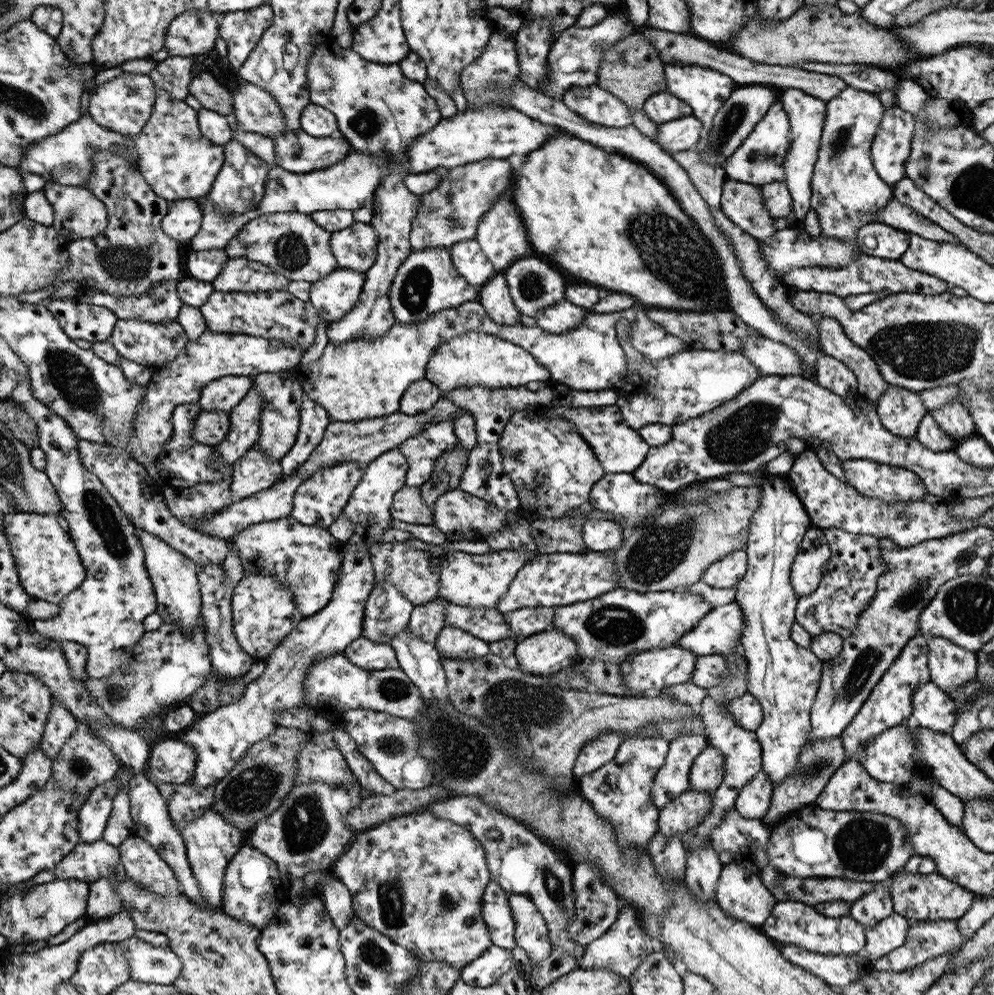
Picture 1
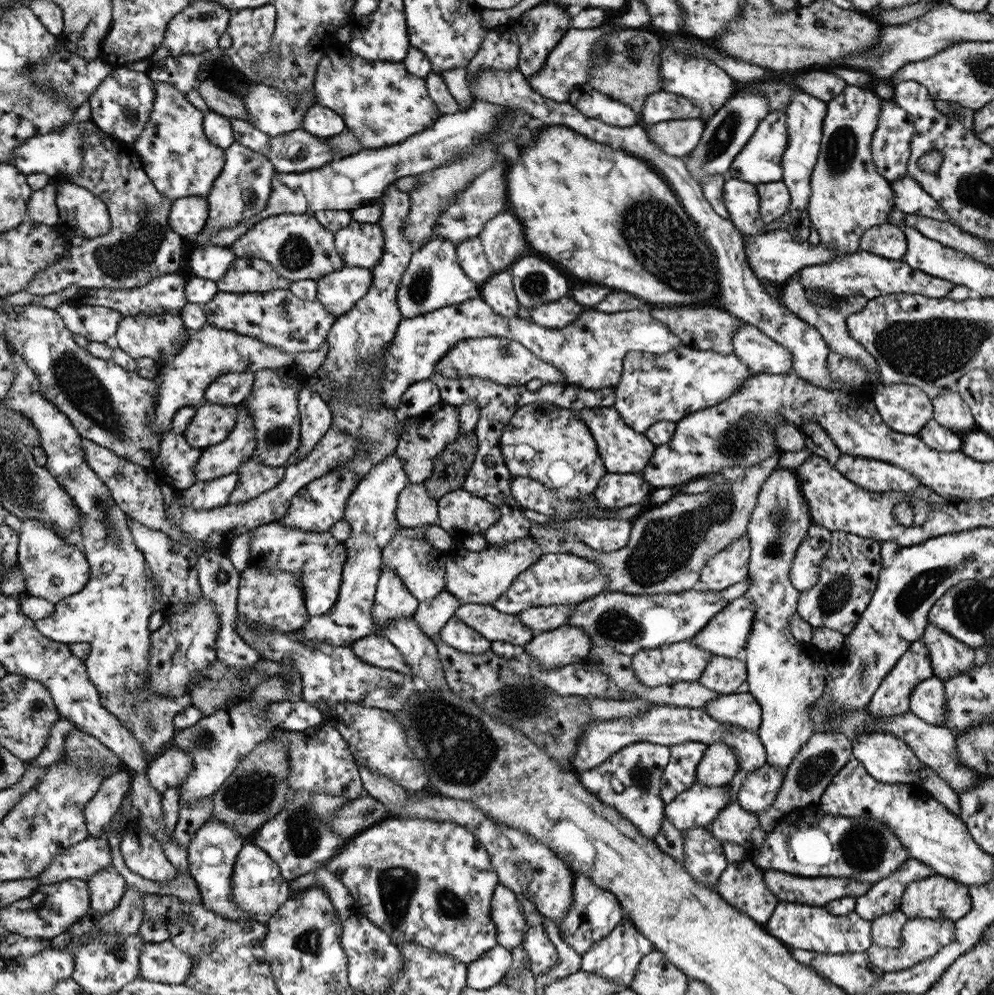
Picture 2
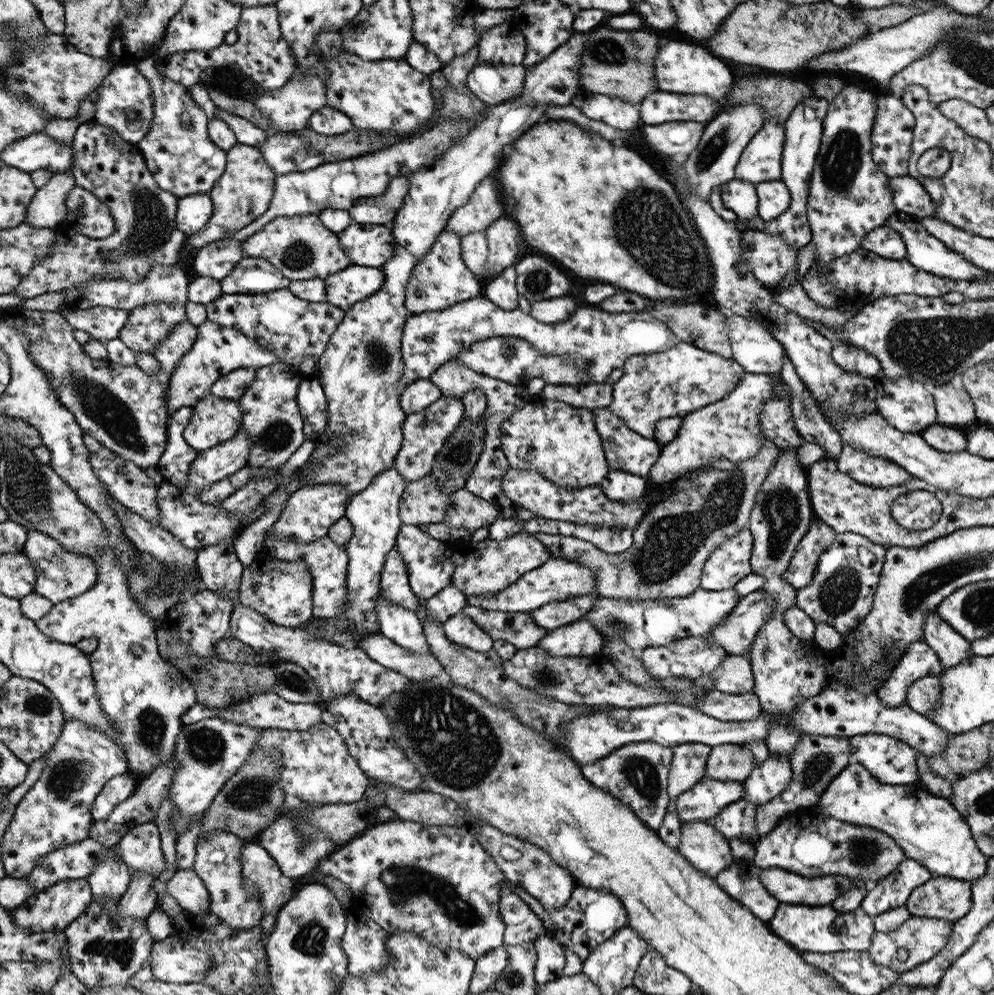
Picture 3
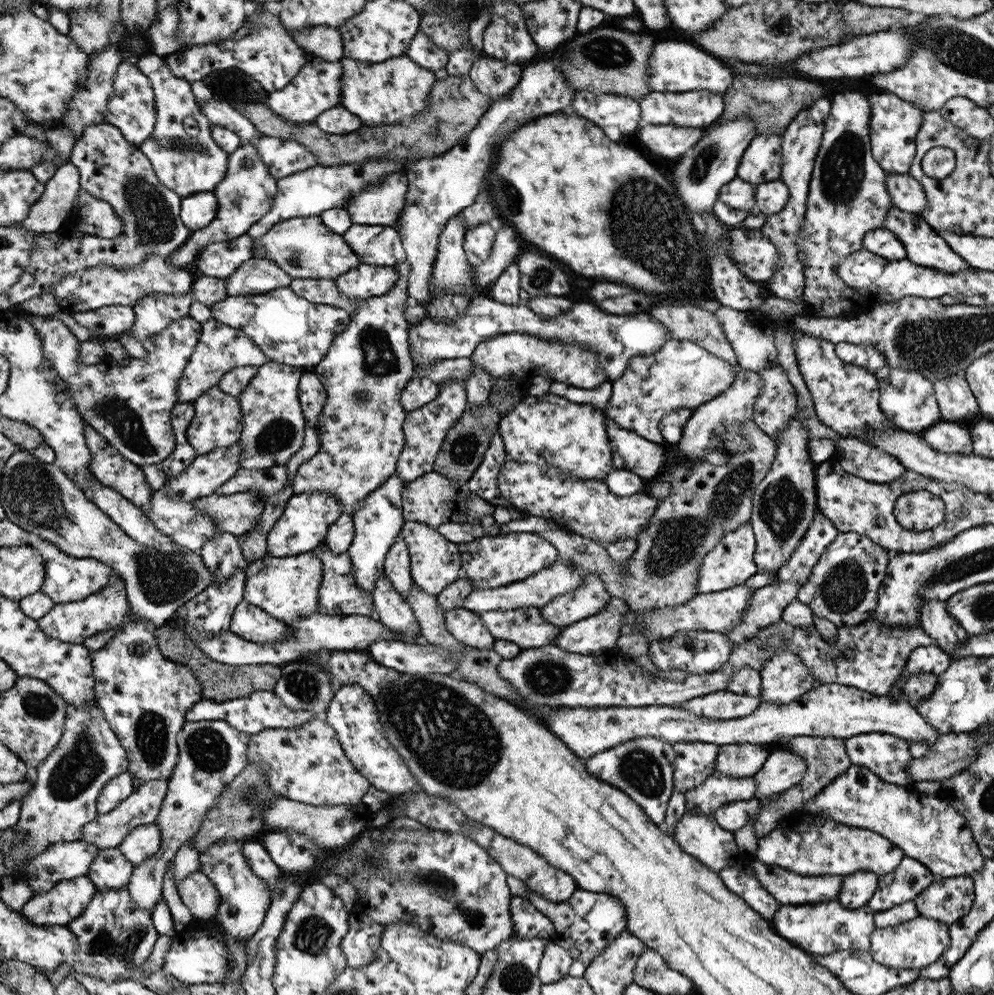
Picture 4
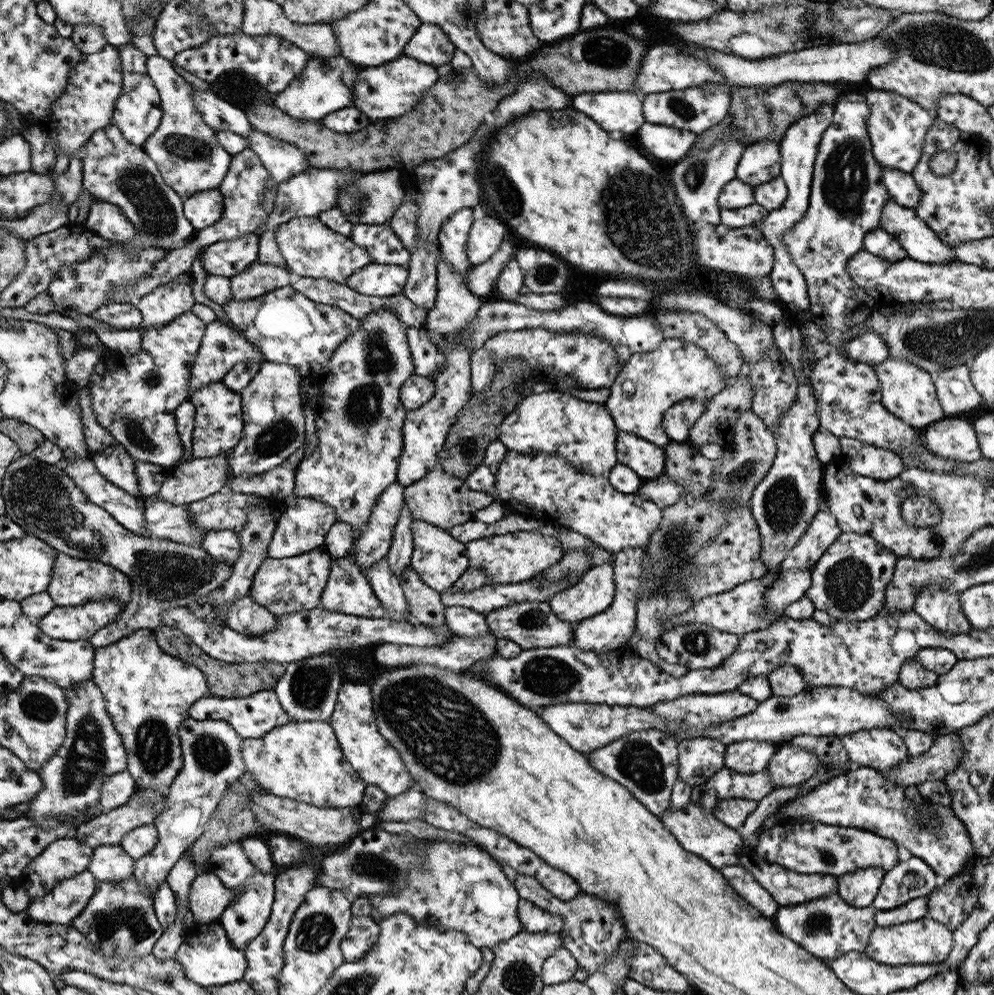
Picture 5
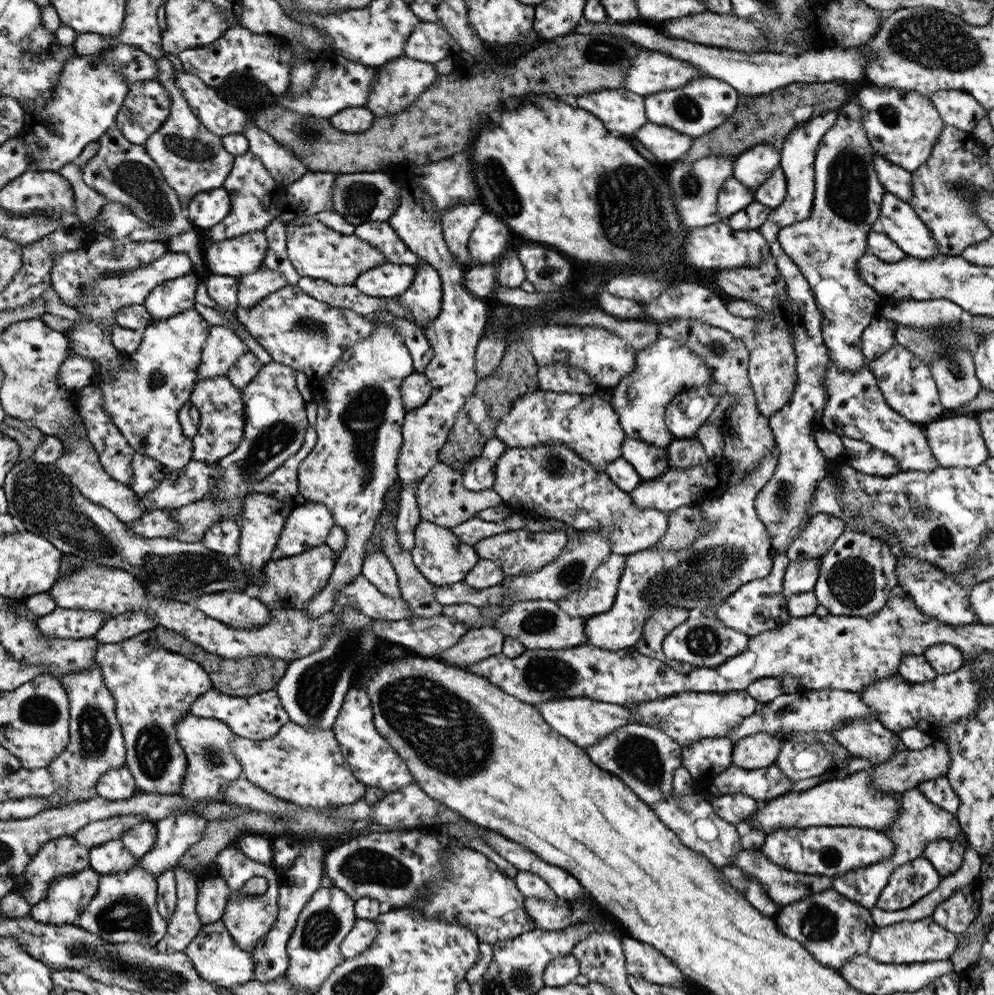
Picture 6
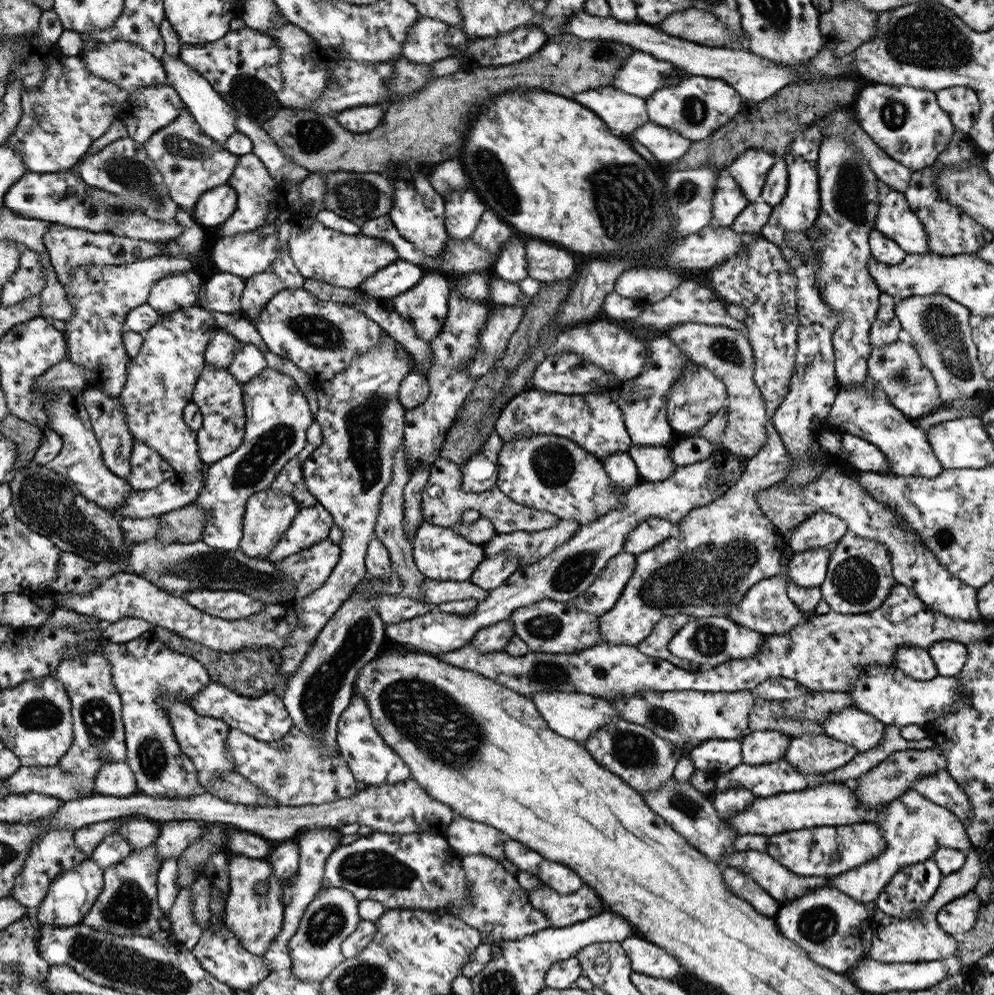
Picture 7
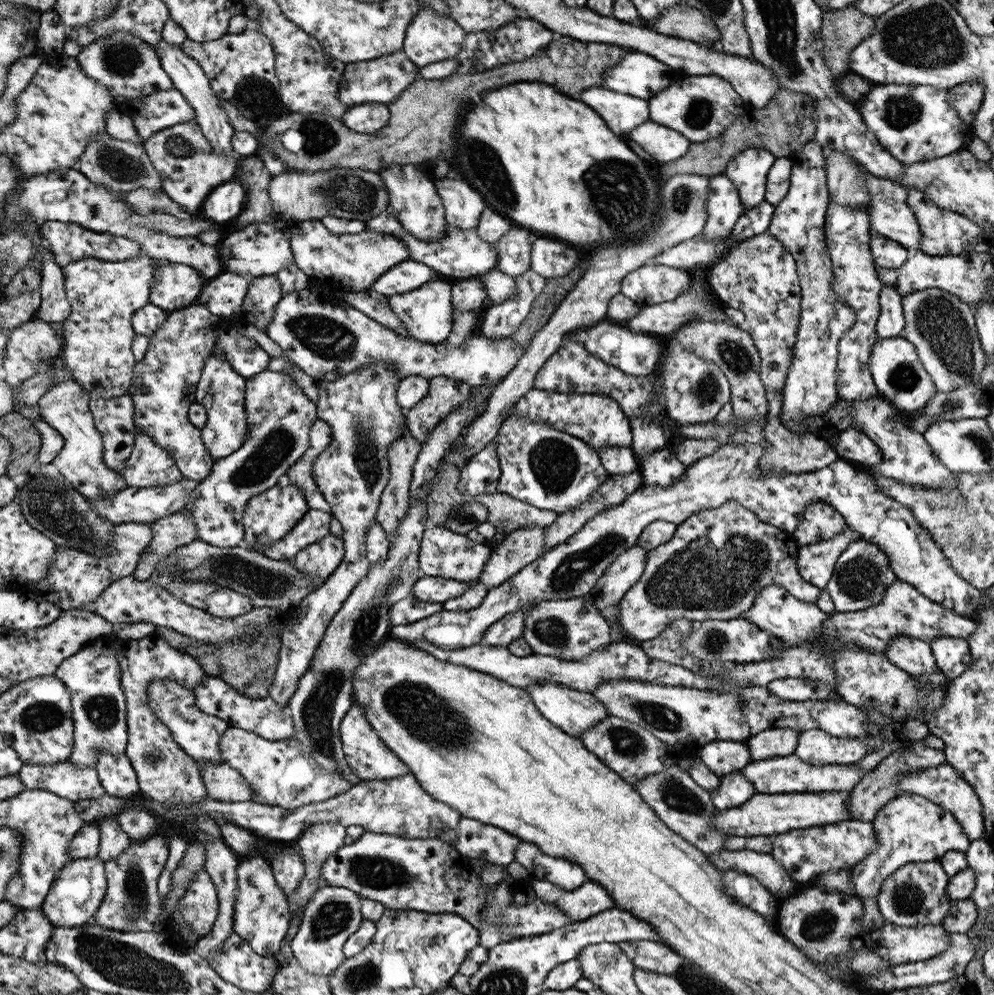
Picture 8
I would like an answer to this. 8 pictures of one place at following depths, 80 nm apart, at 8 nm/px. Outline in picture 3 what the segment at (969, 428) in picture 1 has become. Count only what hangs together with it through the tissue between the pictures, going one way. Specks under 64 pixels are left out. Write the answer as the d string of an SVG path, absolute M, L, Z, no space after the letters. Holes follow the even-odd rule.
M958 379L935 386L933 399L937 422L959 428L977 421L974 403Z

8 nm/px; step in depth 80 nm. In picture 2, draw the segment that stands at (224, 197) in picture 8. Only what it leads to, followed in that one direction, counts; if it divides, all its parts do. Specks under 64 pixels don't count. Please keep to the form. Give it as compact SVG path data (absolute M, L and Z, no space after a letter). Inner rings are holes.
M184 197L172 201L170 227L183 238L193 239L208 224L208 199L206 197Z

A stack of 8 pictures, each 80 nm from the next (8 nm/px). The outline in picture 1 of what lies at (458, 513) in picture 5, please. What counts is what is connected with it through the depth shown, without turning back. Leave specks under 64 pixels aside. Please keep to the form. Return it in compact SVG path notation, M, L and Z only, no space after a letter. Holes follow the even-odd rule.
M418 486L400 488L393 496L390 514L404 524L434 525L433 509L424 504Z

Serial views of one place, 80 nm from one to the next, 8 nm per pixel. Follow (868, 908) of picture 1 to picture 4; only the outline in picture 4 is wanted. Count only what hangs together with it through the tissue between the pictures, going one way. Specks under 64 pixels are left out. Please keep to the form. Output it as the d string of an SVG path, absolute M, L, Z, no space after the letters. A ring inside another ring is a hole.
M905 857L890 874L879 877L878 886L867 902L875 913L904 904L931 885L932 872L912 858Z

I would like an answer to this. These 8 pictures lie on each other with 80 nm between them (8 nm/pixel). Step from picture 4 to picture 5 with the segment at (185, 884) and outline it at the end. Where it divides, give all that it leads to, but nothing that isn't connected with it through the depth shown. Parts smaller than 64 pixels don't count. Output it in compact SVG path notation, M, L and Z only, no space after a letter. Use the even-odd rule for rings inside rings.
M211 871L198 872L189 890L189 910L196 924L218 922L233 896L242 890L228 890Z

